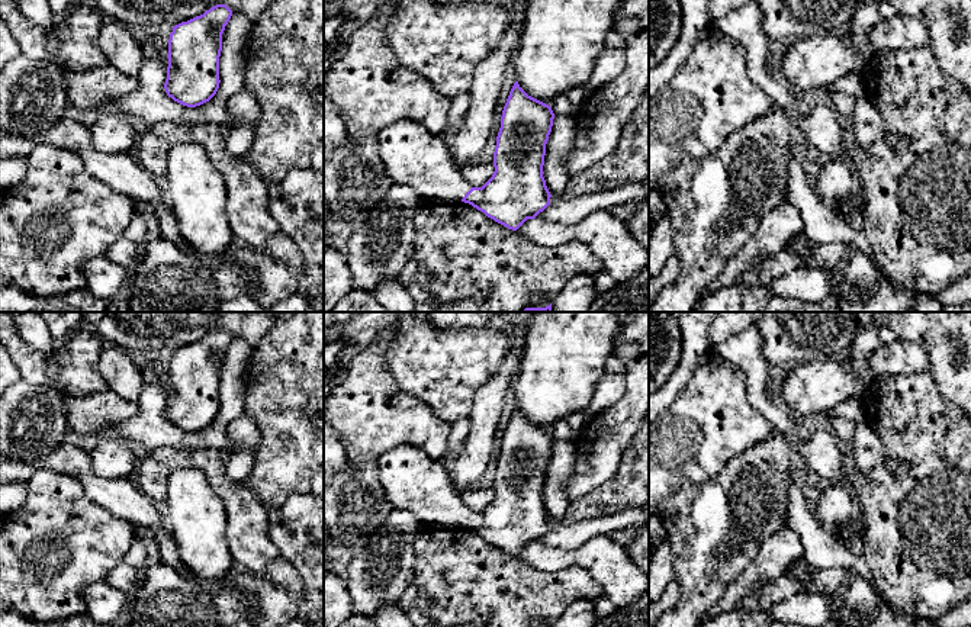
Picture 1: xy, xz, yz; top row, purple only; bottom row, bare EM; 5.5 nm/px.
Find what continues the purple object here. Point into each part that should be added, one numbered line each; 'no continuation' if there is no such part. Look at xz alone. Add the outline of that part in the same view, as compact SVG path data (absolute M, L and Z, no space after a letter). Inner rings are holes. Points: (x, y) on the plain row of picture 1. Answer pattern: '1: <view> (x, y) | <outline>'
1: xz (411, 481) | M401 444L376 460L377 479L395 509L411 511L424 524L459 527L472 514L453 485L450 470L419 448Z

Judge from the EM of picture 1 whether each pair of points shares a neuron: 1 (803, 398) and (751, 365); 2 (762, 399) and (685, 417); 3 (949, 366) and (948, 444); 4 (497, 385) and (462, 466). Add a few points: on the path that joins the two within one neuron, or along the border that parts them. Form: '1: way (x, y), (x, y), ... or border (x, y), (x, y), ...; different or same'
1: border (780, 402), (796, 418); different
2: border (742, 369), (749, 402), (774, 427); different
3: border (929, 372), (938, 386), (955, 404); different
4: way (488, 405), (478, 446); same

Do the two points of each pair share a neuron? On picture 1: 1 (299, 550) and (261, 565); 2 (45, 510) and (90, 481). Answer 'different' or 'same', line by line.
1: different
2: different

